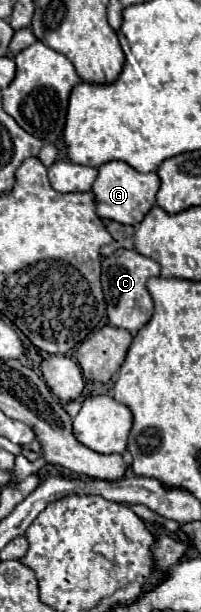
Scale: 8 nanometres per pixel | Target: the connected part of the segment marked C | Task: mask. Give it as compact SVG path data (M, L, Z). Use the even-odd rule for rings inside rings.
M118 249L110 257L102 259L102 289L106 295L110 325L128 329L132 335L136 335L150 321L152 297L146 289L146 281L156 275L160 275L158 261L140 255L134 249Z

